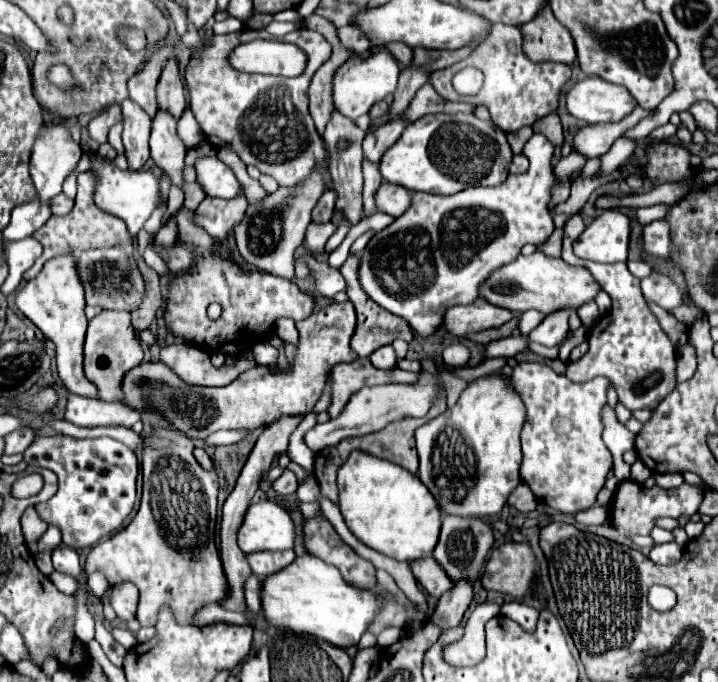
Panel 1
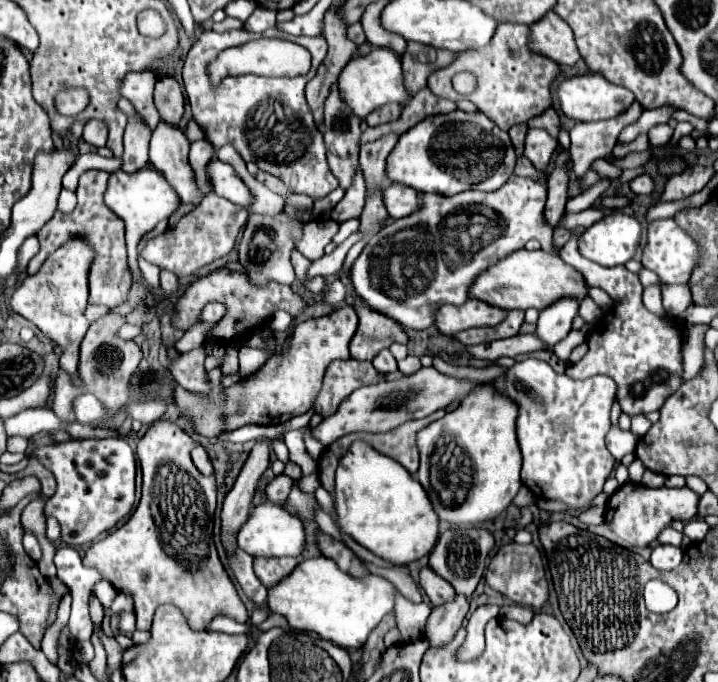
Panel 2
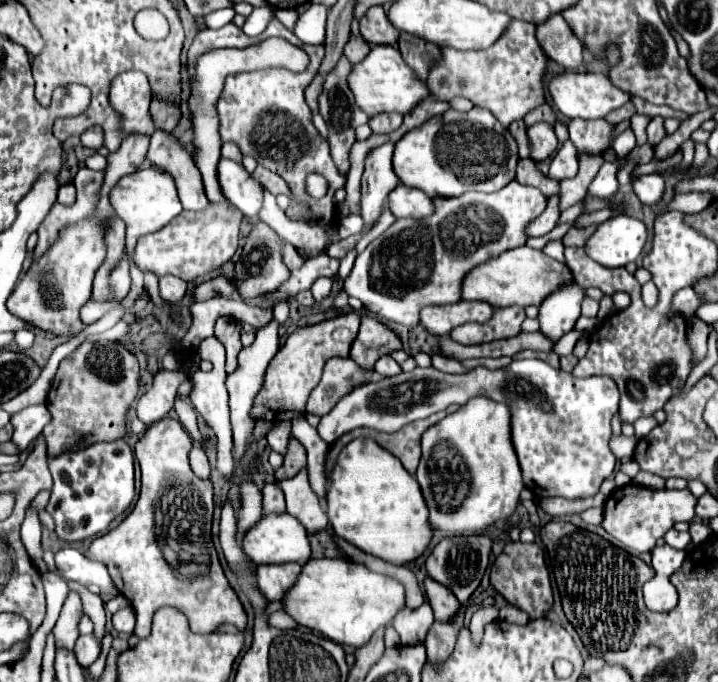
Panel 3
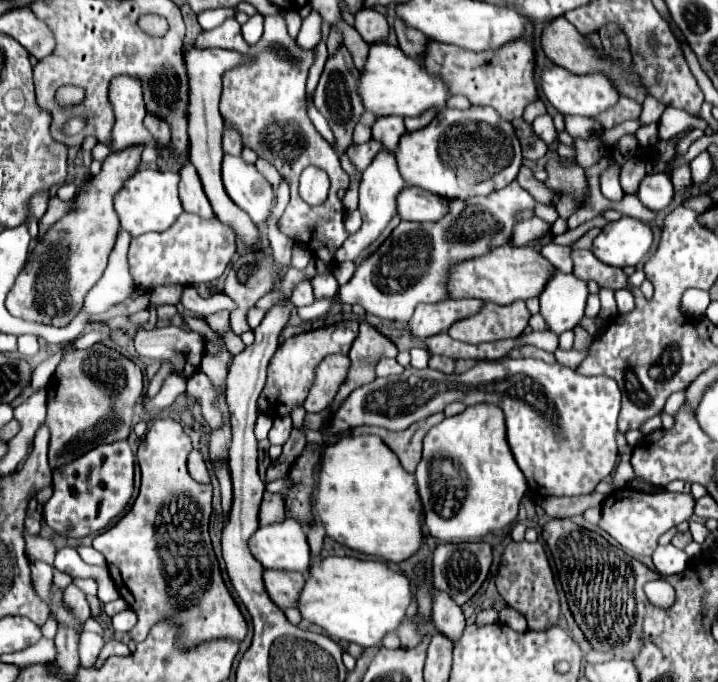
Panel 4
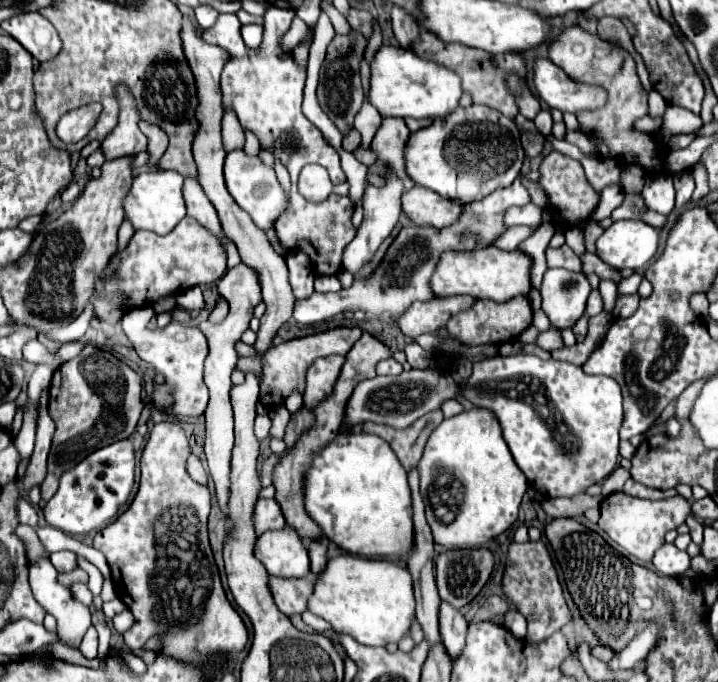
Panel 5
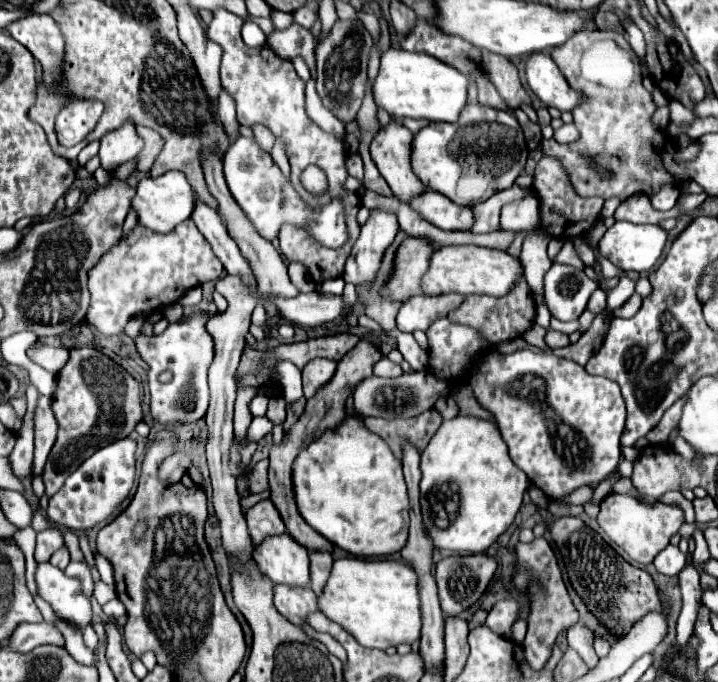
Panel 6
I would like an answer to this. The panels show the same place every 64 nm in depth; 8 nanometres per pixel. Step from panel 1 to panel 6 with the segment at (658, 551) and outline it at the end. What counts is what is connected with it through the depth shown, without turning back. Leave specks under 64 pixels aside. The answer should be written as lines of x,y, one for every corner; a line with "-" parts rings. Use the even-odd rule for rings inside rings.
666,546
656,558
654,558
654,566
660,574
666,576
676,576
680,574
680,570
686,566
686,554
682,554
678,550
678,546

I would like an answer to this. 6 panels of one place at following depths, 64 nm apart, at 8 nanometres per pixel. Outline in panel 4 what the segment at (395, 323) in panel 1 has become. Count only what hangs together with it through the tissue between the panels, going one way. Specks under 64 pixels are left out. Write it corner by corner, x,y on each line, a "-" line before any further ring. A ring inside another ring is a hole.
360,324
360,334
354,340
352,348
350,348
350,368
348,368
348,376
344,380
344,384
340,386
334,402
324,410
324,424
322,430
328,426
328,422
332,420
332,414
338,410
338,406
346,400
346,396
356,390
362,384
368,384
376,378
374,368
382,358
394,358
398,354
396,346
384,338
376,328
372,328
370,324

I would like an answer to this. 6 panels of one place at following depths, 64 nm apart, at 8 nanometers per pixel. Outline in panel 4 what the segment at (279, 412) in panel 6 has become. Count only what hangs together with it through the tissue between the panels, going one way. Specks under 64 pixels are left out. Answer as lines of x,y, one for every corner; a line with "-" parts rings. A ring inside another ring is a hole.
288,414
286,416
276,416
274,426
272,426
270,434
268,434
268,440
270,440
270,444
284,444
288,440
290,432
292,432
290,416

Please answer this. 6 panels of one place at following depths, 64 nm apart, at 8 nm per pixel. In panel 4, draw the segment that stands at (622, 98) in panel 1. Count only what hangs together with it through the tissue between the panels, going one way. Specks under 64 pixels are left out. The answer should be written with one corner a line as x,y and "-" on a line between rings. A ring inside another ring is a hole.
546,66
542,70
540,88
542,88
546,100
564,116
568,116
568,114
596,116
596,114
604,112
606,108
610,108
610,106
614,106
618,102
618,92
612,88
608,78
604,78
600,74
574,76
574,74
570,74
568,70
564,70
560,66

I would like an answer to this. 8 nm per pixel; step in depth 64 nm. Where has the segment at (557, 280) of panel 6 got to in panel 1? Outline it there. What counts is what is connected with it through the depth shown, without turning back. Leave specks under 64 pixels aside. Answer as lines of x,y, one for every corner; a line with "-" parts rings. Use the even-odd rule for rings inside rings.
562,308
560,312
548,314
532,332
530,340
544,344
544,346
558,346
562,340
566,340
570,328
568,328
568,318
570,318
570,308

